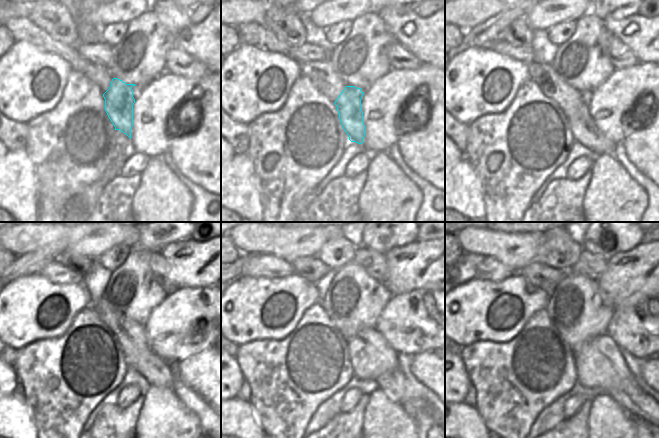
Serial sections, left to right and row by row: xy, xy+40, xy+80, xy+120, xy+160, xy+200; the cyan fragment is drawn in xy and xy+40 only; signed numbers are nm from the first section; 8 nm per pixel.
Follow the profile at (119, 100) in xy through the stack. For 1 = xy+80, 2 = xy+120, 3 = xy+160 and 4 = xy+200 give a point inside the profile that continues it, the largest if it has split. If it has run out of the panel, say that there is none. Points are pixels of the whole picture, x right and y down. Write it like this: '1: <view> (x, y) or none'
1: xy+80 (584, 131)
2: xy+120 (157, 373)
3: xy+160 (392, 383)
4: xy+200 (621, 398)

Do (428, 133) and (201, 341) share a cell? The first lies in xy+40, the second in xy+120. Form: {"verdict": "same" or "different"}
{"verdict": "different"}

